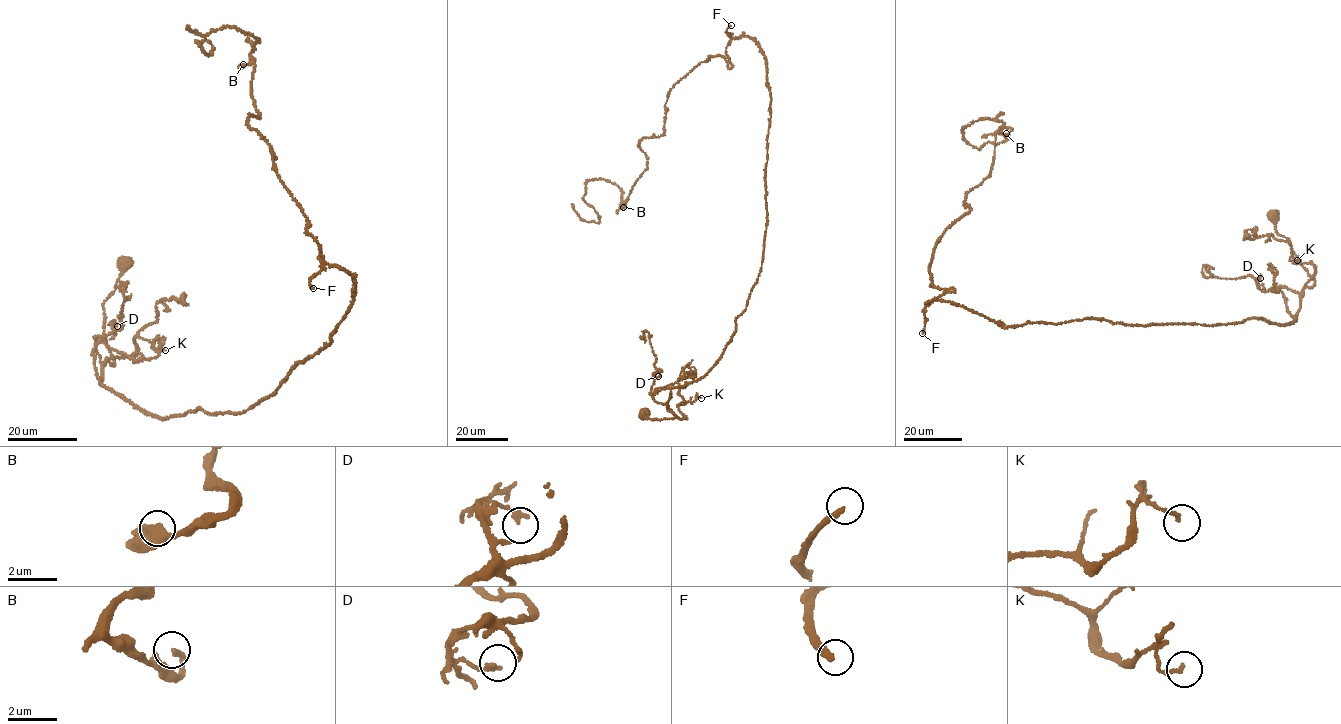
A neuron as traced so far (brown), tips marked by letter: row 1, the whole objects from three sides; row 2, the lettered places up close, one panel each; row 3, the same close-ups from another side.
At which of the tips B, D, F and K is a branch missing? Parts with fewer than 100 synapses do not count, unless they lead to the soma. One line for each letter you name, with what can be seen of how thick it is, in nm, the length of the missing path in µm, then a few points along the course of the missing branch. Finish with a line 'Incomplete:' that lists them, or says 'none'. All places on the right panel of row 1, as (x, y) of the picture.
F: 260 nm | 150 µm
Incomplete: F

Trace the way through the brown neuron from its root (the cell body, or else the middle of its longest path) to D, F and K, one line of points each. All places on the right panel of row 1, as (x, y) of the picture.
D: (1274, 214), (1277, 232), (1288, 238), (1315, 284), (1301, 295), (1281, 286), (1260, 290), (1260, 278)
F: (1274, 214), (1315, 282), (1292, 322), (1087, 317), (1004, 327), (935, 300), (922, 333)
K: (1274, 214), (1277, 232), (1288, 238), (1314, 281), (1312, 287), (1305, 286), (1316, 271), (1313, 265), (1297, 260)

